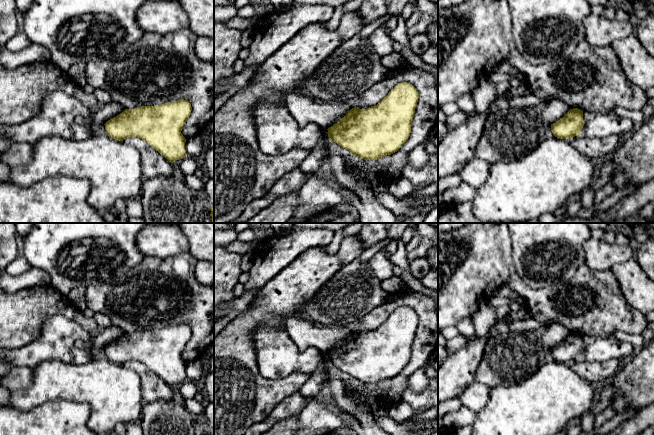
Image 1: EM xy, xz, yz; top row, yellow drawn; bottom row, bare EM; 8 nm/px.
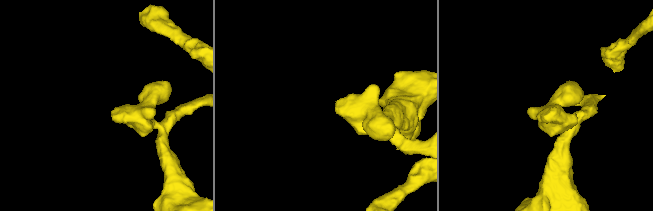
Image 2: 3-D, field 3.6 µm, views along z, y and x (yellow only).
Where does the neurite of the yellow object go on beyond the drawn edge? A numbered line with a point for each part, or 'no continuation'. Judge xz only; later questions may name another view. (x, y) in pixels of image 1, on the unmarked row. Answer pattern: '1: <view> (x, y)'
no continuation

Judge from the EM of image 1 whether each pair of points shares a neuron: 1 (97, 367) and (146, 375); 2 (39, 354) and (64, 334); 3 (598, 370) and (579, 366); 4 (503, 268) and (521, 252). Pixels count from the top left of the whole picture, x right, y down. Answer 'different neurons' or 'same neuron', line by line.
1: different neurons
2: same neuron
3: same neuron
4: different neurons

